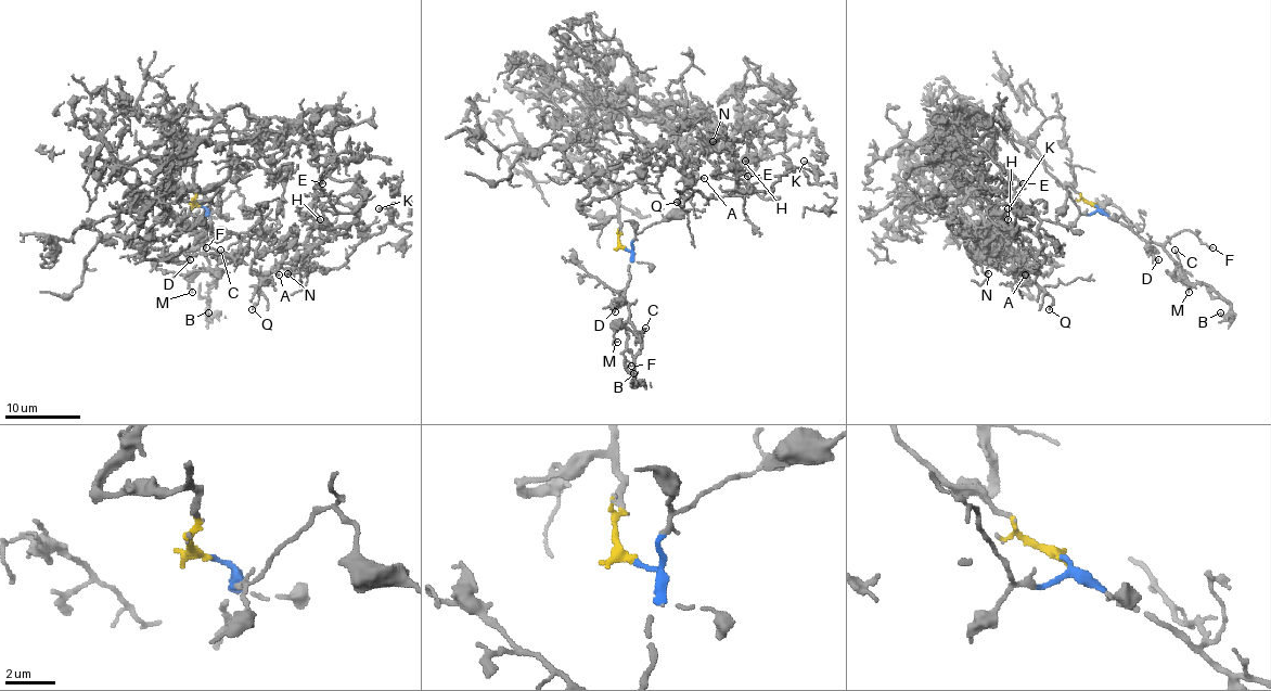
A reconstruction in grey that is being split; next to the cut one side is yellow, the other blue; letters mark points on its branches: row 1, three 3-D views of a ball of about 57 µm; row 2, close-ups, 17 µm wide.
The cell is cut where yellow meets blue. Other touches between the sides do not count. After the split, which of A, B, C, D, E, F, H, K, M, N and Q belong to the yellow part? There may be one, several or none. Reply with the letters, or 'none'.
A, E, H, K, N, Q

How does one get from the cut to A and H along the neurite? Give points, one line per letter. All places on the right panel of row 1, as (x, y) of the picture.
A: (1094, 205), (959, 109), (971, 139), (996, 127), (974, 112), (965, 152), (1039, 220), (1044, 260), (1026, 276)
H: (1094, 205), (959, 109), (971, 139), (996, 127), (971, 116), (965, 152), (1014, 192), (988, 209), (1009, 218)

